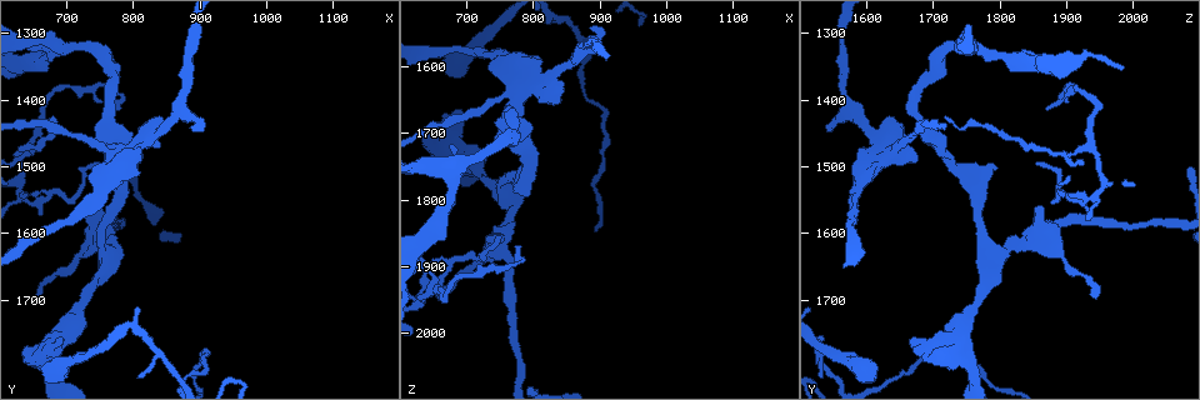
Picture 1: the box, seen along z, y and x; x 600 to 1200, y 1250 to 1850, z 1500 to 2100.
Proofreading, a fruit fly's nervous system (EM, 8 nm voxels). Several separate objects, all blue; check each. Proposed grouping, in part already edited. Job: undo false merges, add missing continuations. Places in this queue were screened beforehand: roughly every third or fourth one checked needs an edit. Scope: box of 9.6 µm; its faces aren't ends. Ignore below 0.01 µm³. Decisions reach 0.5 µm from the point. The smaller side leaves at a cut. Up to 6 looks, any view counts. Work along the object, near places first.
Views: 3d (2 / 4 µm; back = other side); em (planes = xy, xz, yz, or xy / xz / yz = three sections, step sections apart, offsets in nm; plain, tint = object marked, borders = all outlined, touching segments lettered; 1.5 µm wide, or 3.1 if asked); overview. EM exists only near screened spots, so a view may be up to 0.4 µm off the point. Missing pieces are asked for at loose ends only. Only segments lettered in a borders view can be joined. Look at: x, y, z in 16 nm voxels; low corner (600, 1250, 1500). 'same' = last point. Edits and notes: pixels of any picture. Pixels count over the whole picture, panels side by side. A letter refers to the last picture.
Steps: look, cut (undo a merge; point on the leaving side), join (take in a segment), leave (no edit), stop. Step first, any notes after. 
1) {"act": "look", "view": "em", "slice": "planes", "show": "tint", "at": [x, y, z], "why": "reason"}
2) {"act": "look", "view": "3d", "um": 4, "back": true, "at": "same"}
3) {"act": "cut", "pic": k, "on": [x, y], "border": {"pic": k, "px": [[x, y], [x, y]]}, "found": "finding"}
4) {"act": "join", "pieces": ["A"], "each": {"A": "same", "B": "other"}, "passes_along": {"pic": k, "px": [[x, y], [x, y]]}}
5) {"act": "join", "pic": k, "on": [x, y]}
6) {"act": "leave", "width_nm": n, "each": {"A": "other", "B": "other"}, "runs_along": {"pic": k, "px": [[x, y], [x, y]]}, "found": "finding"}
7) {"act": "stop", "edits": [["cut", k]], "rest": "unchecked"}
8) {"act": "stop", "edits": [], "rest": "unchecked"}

{"act": "look", "view": "3d", "um": 4, "at": [750, 1400, 1900], "why": "thin end"}

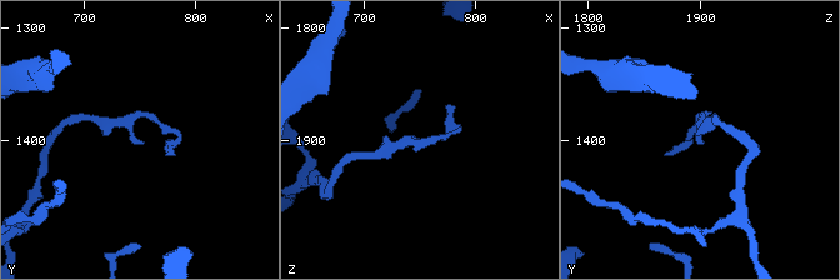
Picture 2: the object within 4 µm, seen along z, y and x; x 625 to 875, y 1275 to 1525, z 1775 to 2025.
{"act": "look", "view": "em", "slice": "planes", "show": "plain", "at": [750, 1406, 1900], "why": "need the tissue"}

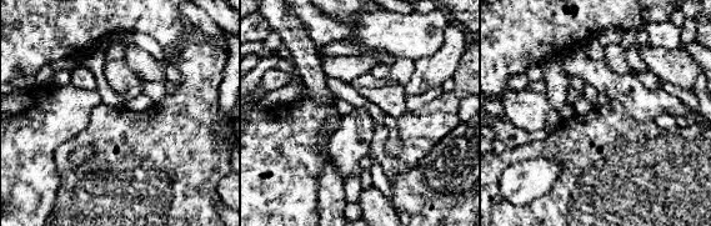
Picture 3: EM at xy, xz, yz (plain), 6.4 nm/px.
{"act": "look", "view": "em", "slice": "planes", "show": "borders", "at": "same"}

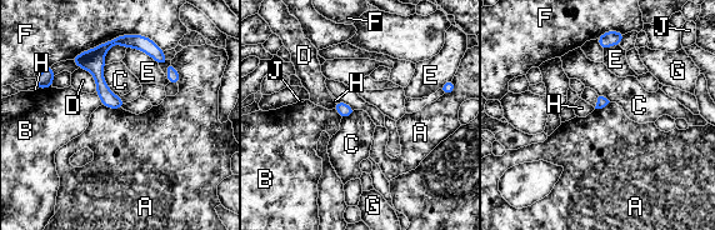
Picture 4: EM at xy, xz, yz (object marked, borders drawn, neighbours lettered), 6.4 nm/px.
{"act": "leave", "each": {"A": "other", "B": "other", "C": "other", "D": "other", "E": "other", "F": "other", "G": "other", "H": "other", "J": "other"}, "runs_along": {"pic": 4, "px": [[126, 38], [98, 55], [113, 105]]}, "found": "no lettered segment goes on from it"}

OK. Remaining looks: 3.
{"act": "look", "view": "3d", "um": 4, "at": [765, 1580, 1890], "why": "sudden change in width"}

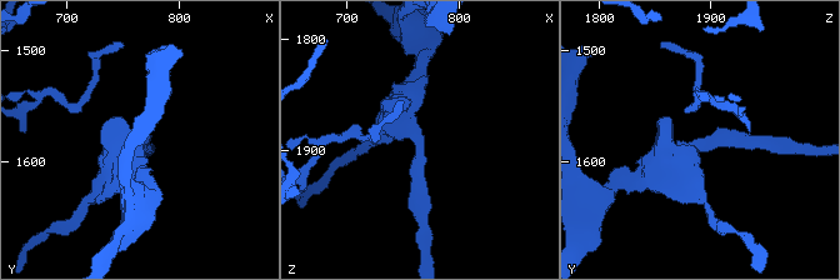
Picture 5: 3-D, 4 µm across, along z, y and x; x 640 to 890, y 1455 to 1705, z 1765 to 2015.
{"act": "look", "view": "em", "slice": "xy", "step": 8, "show": "borders", "at": [762, 1584, 1890], "arms": 3, "arm_widths_nm": [200, 240, 340], "why": "need the tissue"}

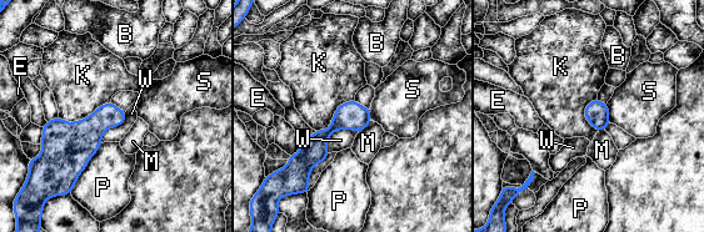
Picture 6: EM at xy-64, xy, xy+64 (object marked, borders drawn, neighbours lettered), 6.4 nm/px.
{"act": "leave", "longest_contact_nm": ["P", 360], "each": {"B": "other", "E": "other", "K": "other", "M": "other", "P": "other", "S": "other", "W": "other"}, "runs_along": {"pic": 6, "px": [[367, 111], [291, 157]]}, "found": "continuous, no second neuron"}

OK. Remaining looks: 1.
{"act": "look", "view": "em", "slice": "planes", "show": "borders", "at": [655, 1700, 1945], "why": "tapers out"}

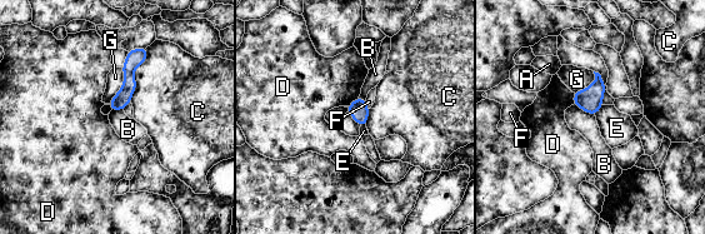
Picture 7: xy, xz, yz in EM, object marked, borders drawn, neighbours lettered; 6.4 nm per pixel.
{"act": "leave", "longest_contact_nm": ["C", 360], "each": {"A": "other", "B": "other", "C": "other", "D": "other", "E": "other", "F": "other", "G": "other"}, "border": {"pic": 7, "px": [[574, 103], [594, 115]]}, "found": "none of them fits"}

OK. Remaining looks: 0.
{"act": "stop", "edits": [], "rest": "unchecked"}

